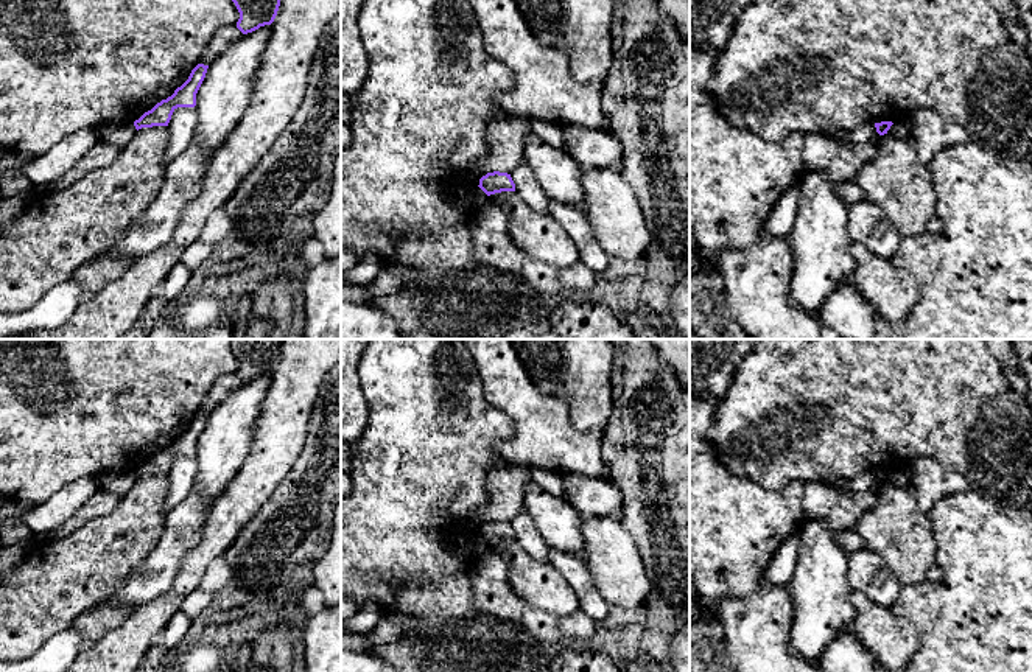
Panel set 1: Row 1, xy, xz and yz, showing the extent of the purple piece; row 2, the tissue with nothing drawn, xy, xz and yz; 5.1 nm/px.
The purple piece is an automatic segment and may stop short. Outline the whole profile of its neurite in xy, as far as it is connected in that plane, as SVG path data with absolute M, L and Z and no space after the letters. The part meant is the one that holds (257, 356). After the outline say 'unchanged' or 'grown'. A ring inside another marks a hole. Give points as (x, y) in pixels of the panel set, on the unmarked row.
M230 339L240 367L237 376L252 381L260 375L271 373L277 364L283 339Z | unchanged

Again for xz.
M487 521L479 527L478 534L487 544L501 541L501 540L515 540L515 532L507 521Z | unchanged

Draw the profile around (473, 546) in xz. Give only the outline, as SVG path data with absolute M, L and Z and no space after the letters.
M458 535L451 538L450 544L473 560L483 557L489 549L489 544L479 535Z

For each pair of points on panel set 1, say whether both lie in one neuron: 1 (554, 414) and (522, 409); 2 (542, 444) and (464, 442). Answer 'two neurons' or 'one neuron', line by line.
1: one neuron
2: two neurons

